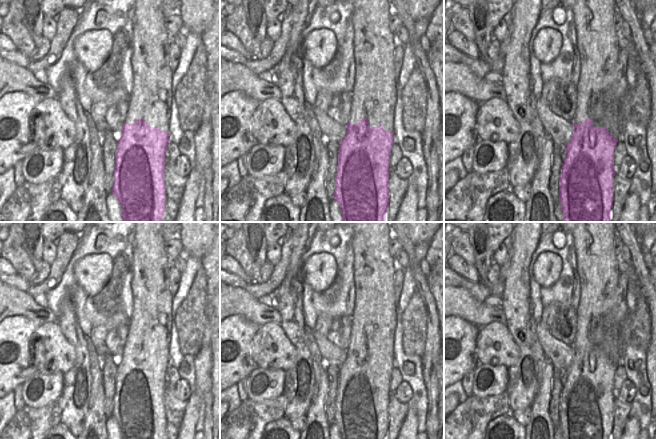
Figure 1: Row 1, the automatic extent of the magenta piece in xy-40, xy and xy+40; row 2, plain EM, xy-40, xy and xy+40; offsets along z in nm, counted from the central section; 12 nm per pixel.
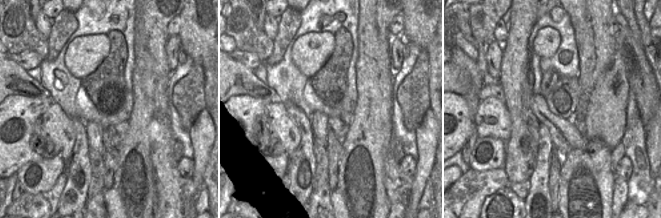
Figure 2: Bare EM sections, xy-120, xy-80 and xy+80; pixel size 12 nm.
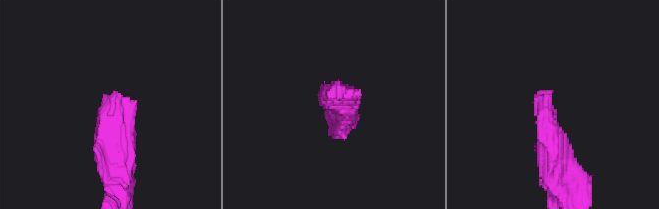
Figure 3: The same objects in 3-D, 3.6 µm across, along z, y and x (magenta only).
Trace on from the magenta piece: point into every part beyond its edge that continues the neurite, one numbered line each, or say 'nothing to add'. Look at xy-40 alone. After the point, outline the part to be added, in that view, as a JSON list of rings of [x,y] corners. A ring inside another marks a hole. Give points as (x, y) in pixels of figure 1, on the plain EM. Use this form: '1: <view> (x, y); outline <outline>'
1: xy-40 (151, 263); outline [[[135,222],[135,236],[133,244],[133,279],[131,281],[131,291],[133,293],[133,314],[129,320],[129,331],[125,347],[134,348],[136,344],[143,343],[151,351],[158,351],[161,355],[167,355],[167,332],[158,320],[160,308],[155,303],[161,291],[169,289],[169,266],[171,259],[165,251],[165,240],[162,234],[162,222]]]

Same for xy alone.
1: xy (374, 268); outline [[[389,222],[352,223],[354,228],[352,246],[354,251],[355,306],[349,347],[358,348],[364,342],[370,346],[369,352],[382,349],[385,355],[391,355],[391,332],[386,332],[384,328],[379,326],[382,321],[383,292],[394,289],[394,274],[398,269],[389,251],[390,224]]]

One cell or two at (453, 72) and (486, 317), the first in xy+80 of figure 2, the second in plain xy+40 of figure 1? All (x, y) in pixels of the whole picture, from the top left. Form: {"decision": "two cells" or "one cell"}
{"decision": "one cell"}

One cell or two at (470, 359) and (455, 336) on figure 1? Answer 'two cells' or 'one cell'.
one cell

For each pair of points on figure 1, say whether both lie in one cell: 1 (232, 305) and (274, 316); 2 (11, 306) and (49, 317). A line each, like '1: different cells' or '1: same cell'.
1: same cell
2: same cell

